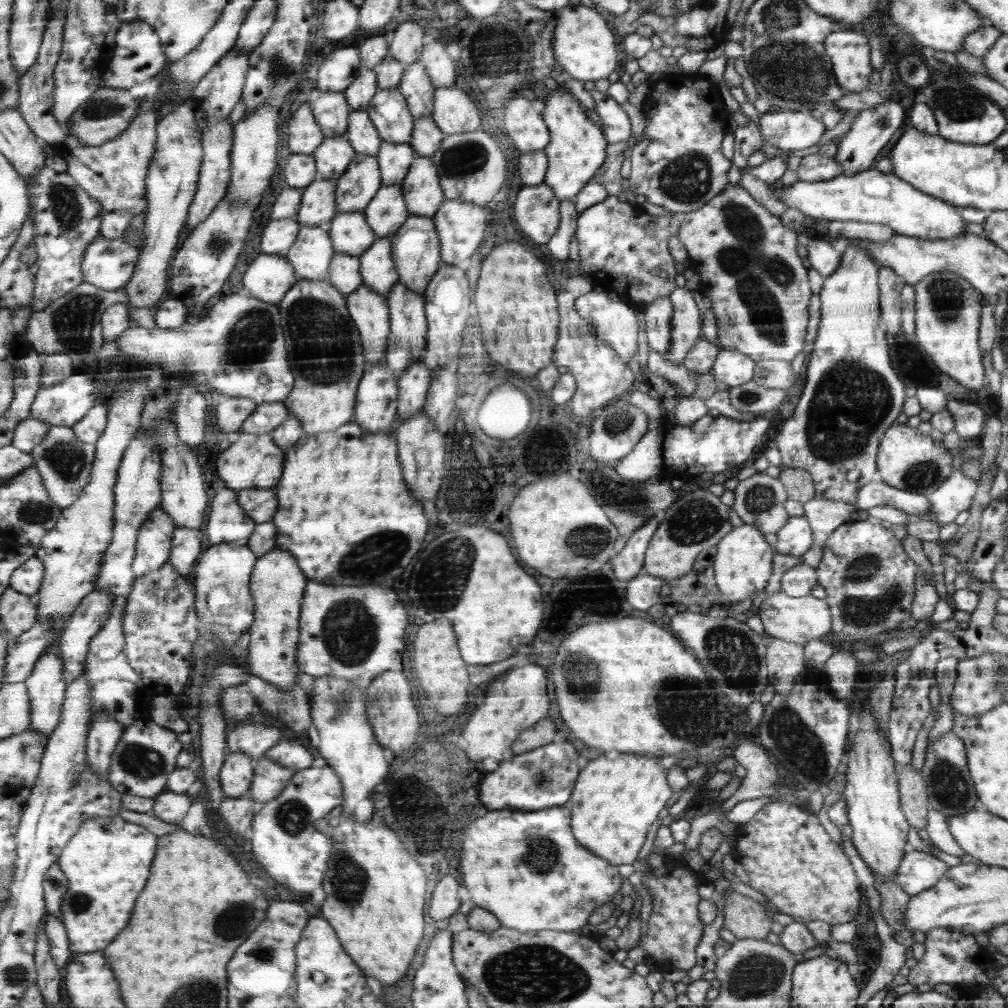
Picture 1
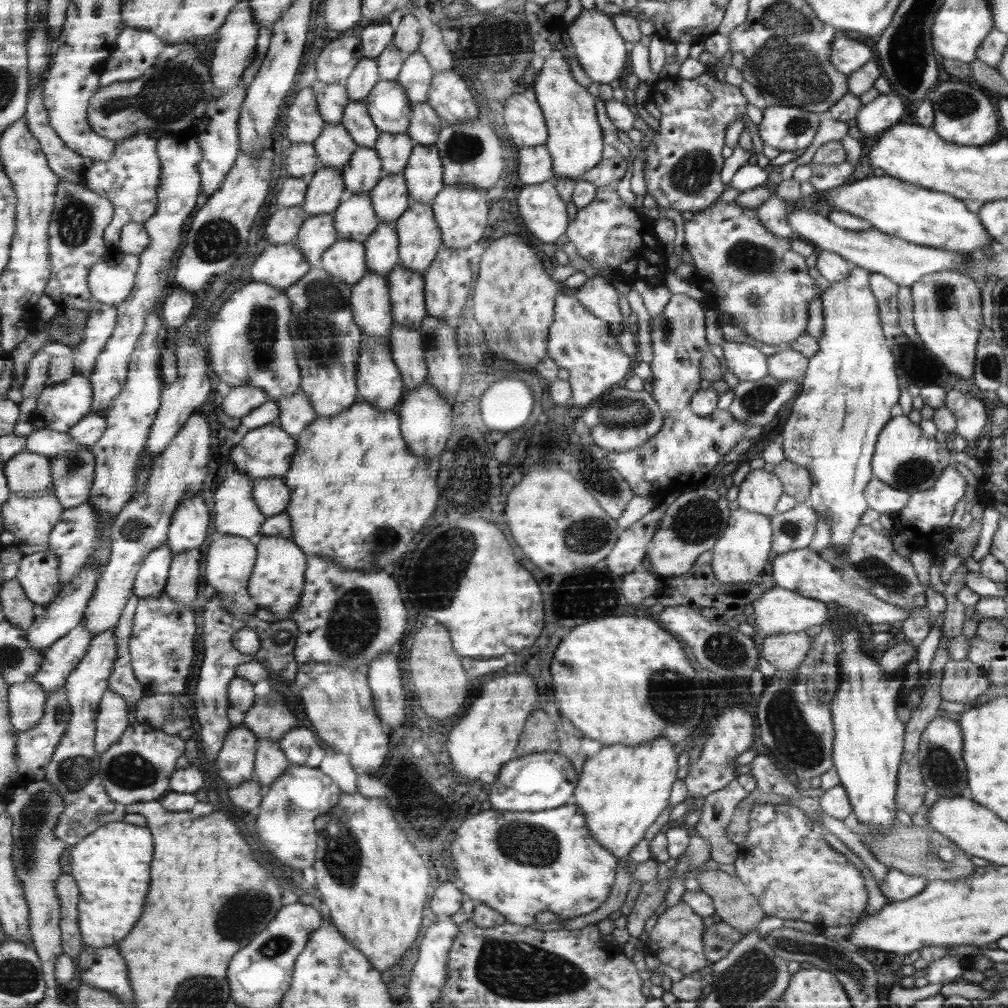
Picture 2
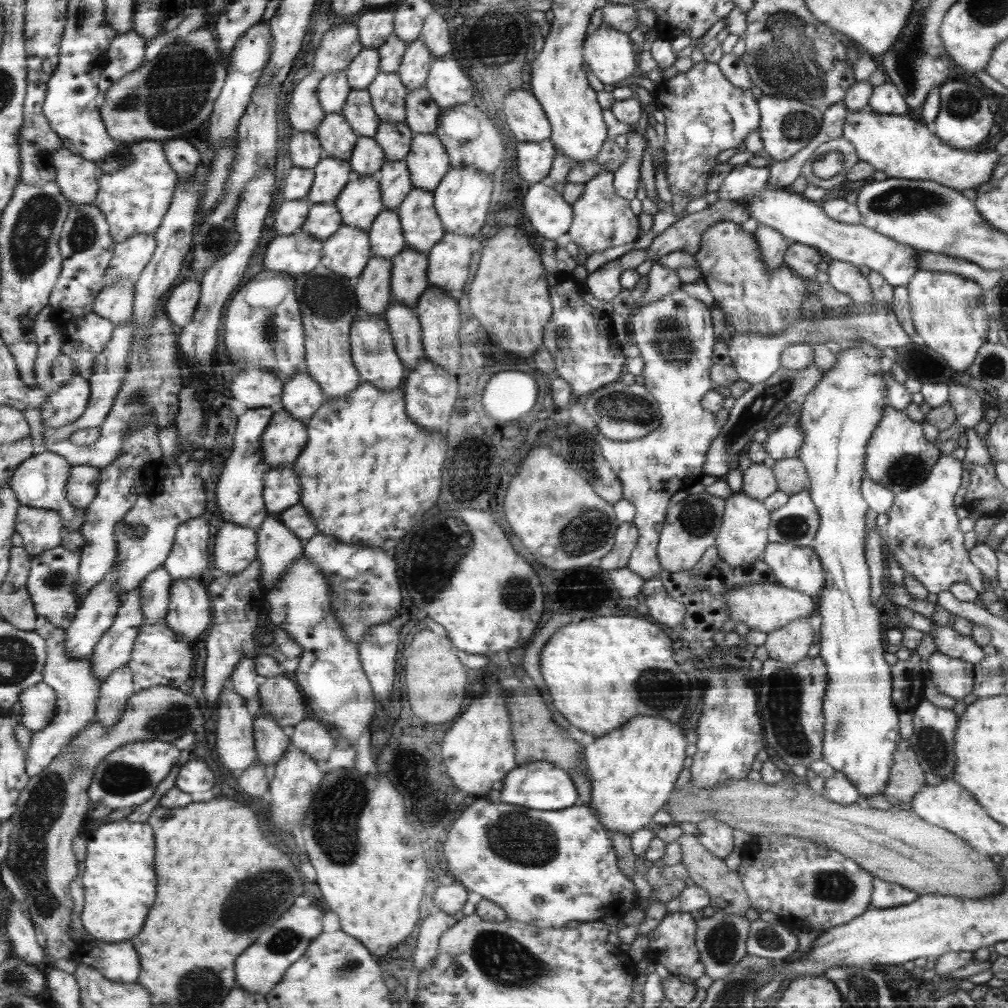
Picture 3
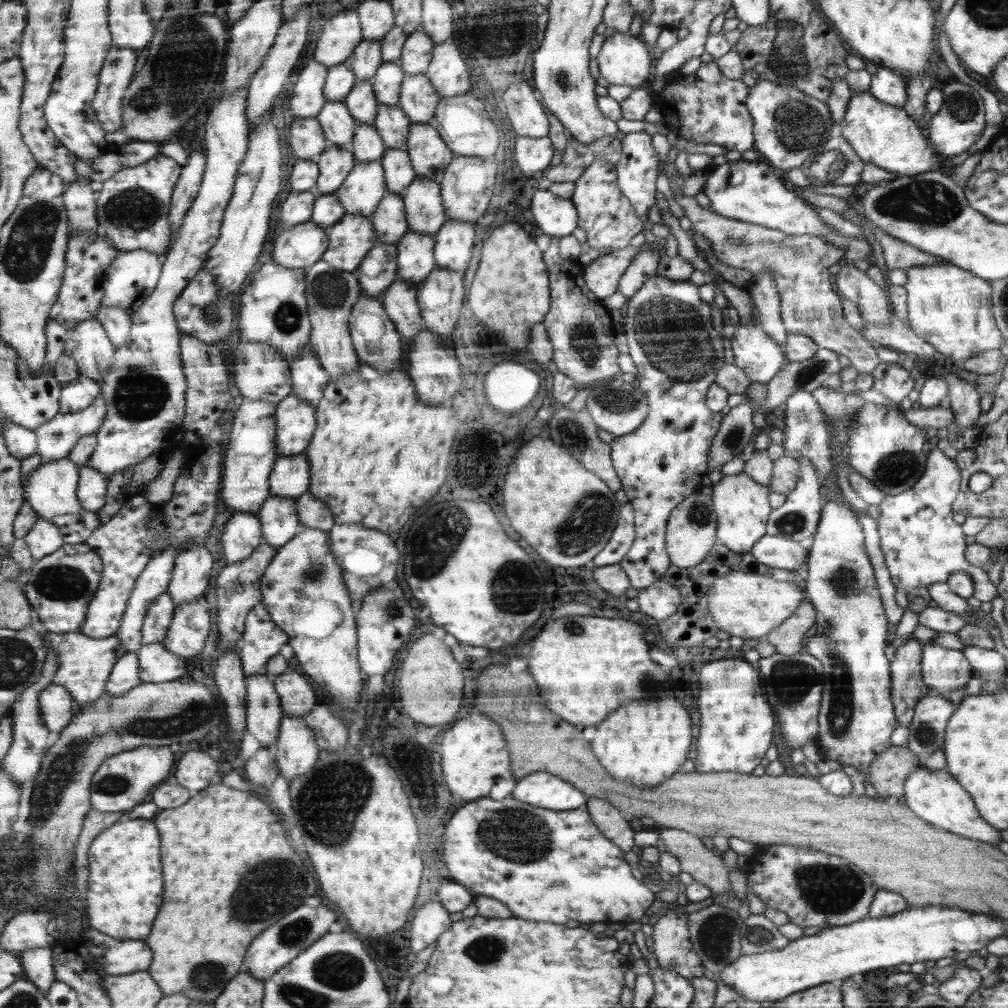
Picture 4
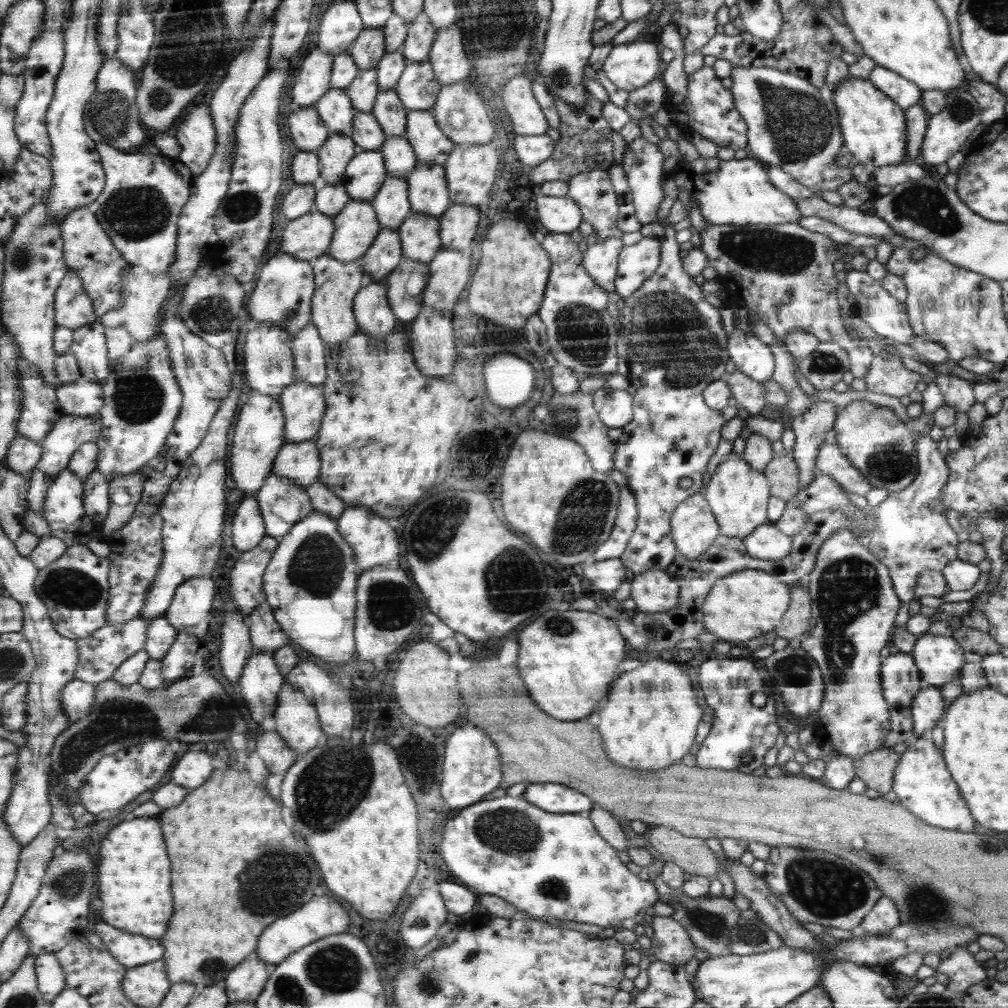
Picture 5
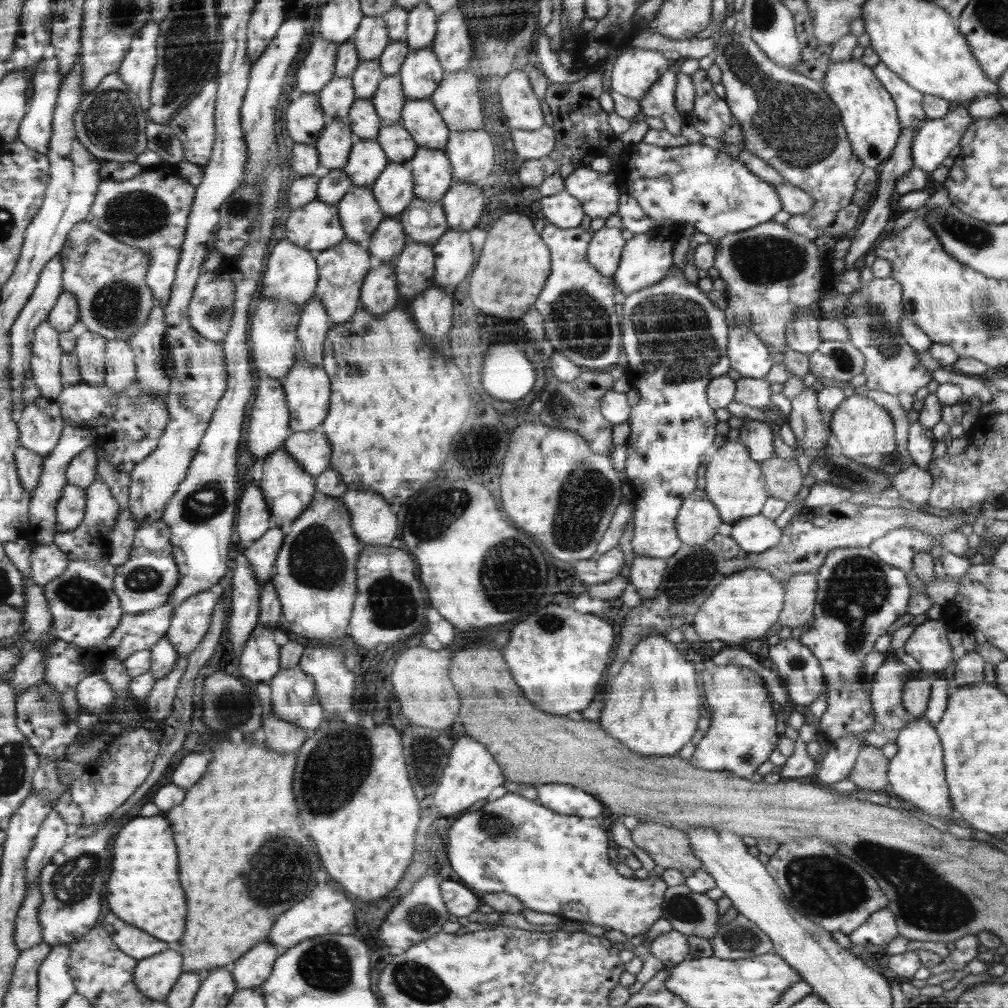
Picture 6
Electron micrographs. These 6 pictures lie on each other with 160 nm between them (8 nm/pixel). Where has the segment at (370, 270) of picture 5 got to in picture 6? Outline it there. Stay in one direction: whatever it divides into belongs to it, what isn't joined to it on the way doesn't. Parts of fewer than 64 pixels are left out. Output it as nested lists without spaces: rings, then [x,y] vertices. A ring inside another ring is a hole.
[[[388,217],[383,219],[379,228],[371,235],[368,240],[370,251],[378,263],[395,263],[398,260],[399,254],[407,245],[407,234],[403,227],[398,217]]]

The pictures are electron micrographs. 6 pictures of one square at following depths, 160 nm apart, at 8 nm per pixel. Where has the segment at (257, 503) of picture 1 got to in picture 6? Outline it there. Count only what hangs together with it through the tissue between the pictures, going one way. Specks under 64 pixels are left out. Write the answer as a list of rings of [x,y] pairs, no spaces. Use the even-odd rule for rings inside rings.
[[[322,425],[314,430],[293,433],[287,437],[284,447],[288,455],[313,477],[322,474],[331,466],[330,455],[333,450]]]

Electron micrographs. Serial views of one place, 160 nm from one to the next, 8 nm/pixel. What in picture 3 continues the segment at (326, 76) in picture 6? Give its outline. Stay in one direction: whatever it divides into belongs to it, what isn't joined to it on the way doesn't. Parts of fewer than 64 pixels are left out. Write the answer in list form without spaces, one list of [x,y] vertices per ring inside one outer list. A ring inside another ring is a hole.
[[[312,71],[294,88],[288,106],[293,132],[313,132],[326,116],[318,95],[318,86],[323,77],[321,72]]]

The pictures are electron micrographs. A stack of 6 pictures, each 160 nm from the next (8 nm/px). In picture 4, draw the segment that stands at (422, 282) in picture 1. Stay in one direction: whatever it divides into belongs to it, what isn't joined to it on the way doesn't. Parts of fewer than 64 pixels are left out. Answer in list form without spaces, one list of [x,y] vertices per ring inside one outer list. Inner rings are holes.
[[[415,177],[403,193],[410,229],[424,235],[437,235],[447,222],[440,199],[440,181]]]

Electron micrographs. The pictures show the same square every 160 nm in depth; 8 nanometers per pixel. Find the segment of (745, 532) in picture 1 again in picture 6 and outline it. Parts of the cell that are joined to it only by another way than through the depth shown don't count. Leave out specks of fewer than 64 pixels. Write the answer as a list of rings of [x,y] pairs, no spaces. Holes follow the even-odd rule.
[[[727,438],[710,456],[706,464],[704,490],[707,491],[707,497],[718,507],[719,514],[726,524],[735,524],[741,518],[756,516],[762,512],[770,494],[766,489],[766,478],[763,472],[760,472],[760,466],[761,464],[756,464],[755,459],[751,458],[750,450],[740,440]]]

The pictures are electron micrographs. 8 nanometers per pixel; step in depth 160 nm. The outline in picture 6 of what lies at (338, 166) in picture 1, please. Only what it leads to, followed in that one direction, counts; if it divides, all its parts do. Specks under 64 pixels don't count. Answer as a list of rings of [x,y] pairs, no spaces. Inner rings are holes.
[[[350,76],[333,77],[333,80],[319,93],[319,102],[326,115],[326,124],[330,124],[333,120],[346,119],[355,101],[354,80]]]

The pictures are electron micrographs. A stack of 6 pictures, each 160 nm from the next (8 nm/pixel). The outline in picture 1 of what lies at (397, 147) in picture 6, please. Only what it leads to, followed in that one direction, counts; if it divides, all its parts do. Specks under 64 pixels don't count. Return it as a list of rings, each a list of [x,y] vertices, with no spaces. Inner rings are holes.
[[[400,184],[381,186],[379,193],[363,211],[376,238],[394,237],[410,216],[406,206],[406,196]]]

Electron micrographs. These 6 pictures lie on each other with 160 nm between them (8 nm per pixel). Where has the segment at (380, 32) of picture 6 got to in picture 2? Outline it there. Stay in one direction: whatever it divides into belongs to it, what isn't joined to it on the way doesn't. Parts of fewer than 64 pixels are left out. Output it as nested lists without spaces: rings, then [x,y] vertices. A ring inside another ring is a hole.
[[[363,57],[345,81],[350,100],[365,101],[379,81],[378,63],[374,58]]]

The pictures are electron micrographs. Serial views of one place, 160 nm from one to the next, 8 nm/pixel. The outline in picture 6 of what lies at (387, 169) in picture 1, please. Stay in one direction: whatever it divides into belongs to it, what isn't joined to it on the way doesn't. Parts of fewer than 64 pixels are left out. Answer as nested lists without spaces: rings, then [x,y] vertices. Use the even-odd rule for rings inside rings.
[[[399,73],[385,76],[379,82],[378,90],[371,97],[375,110],[382,122],[399,122],[402,120],[403,106],[407,97],[403,93],[402,79]]]

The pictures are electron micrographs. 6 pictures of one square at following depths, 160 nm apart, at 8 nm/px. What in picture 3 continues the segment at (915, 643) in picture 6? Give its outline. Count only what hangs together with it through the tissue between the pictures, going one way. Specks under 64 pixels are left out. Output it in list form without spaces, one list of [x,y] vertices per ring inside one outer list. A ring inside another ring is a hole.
[[[936,652],[929,656],[931,682],[940,693],[953,699],[964,699],[972,693],[975,685],[975,666],[963,659],[950,658],[946,654]]]

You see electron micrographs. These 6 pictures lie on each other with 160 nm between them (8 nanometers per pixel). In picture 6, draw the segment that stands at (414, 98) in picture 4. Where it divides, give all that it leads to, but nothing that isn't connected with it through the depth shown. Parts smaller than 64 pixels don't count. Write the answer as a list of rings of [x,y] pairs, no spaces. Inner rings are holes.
[[[430,46],[410,49],[409,56],[398,73],[402,79],[403,93],[408,99],[430,99],[446,76],[438,55]]]

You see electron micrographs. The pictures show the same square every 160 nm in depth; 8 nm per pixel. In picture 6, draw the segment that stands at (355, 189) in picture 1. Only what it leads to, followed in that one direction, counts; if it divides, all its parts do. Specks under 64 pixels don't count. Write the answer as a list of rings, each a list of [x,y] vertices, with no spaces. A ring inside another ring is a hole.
[[[356,96],[355,104],[351,106],[345,121],[351,126],[355,139],[376,139],[382,127],[382,119],[371,98]]]

